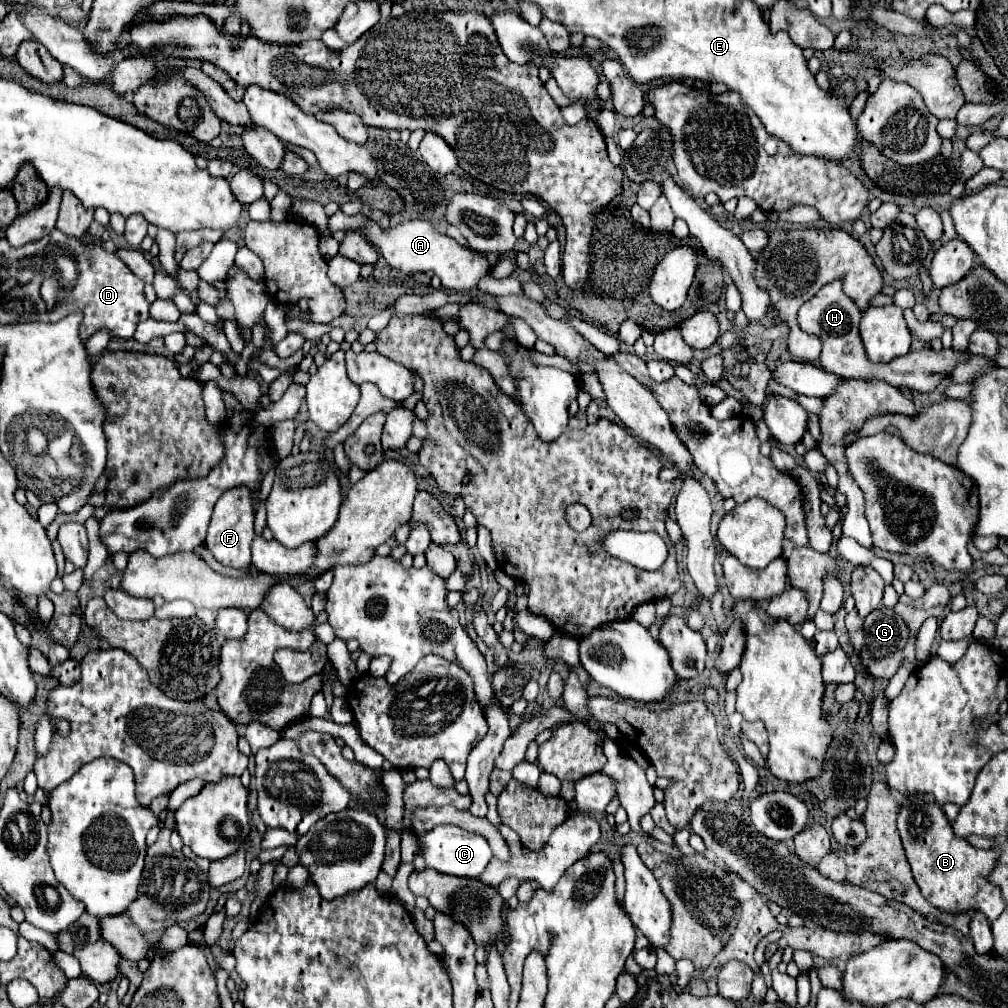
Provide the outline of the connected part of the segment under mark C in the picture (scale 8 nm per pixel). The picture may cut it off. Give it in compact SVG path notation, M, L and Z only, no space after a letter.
M436 826L432 832L418 836L418 840L422 846L422 854L426 858L426 866L440 874L476 878L486 870L488 862L492 860L492 850L490 850L488 842L482 836L478 836L474 832L466 832L458 826Z

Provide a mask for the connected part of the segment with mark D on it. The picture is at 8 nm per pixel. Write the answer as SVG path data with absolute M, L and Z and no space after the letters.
M60 230L48 234L48 240L66 256L72 256L78 268L78 282L70 290L74 292L72 310L84 312L84 322L80 326L80 338L88 340L94 332L106 328L118 338L132 338L136 326L148 318L148 302L144 298L144 282L116 256L106 252L100 244L82 244L74 238L64 236Z

